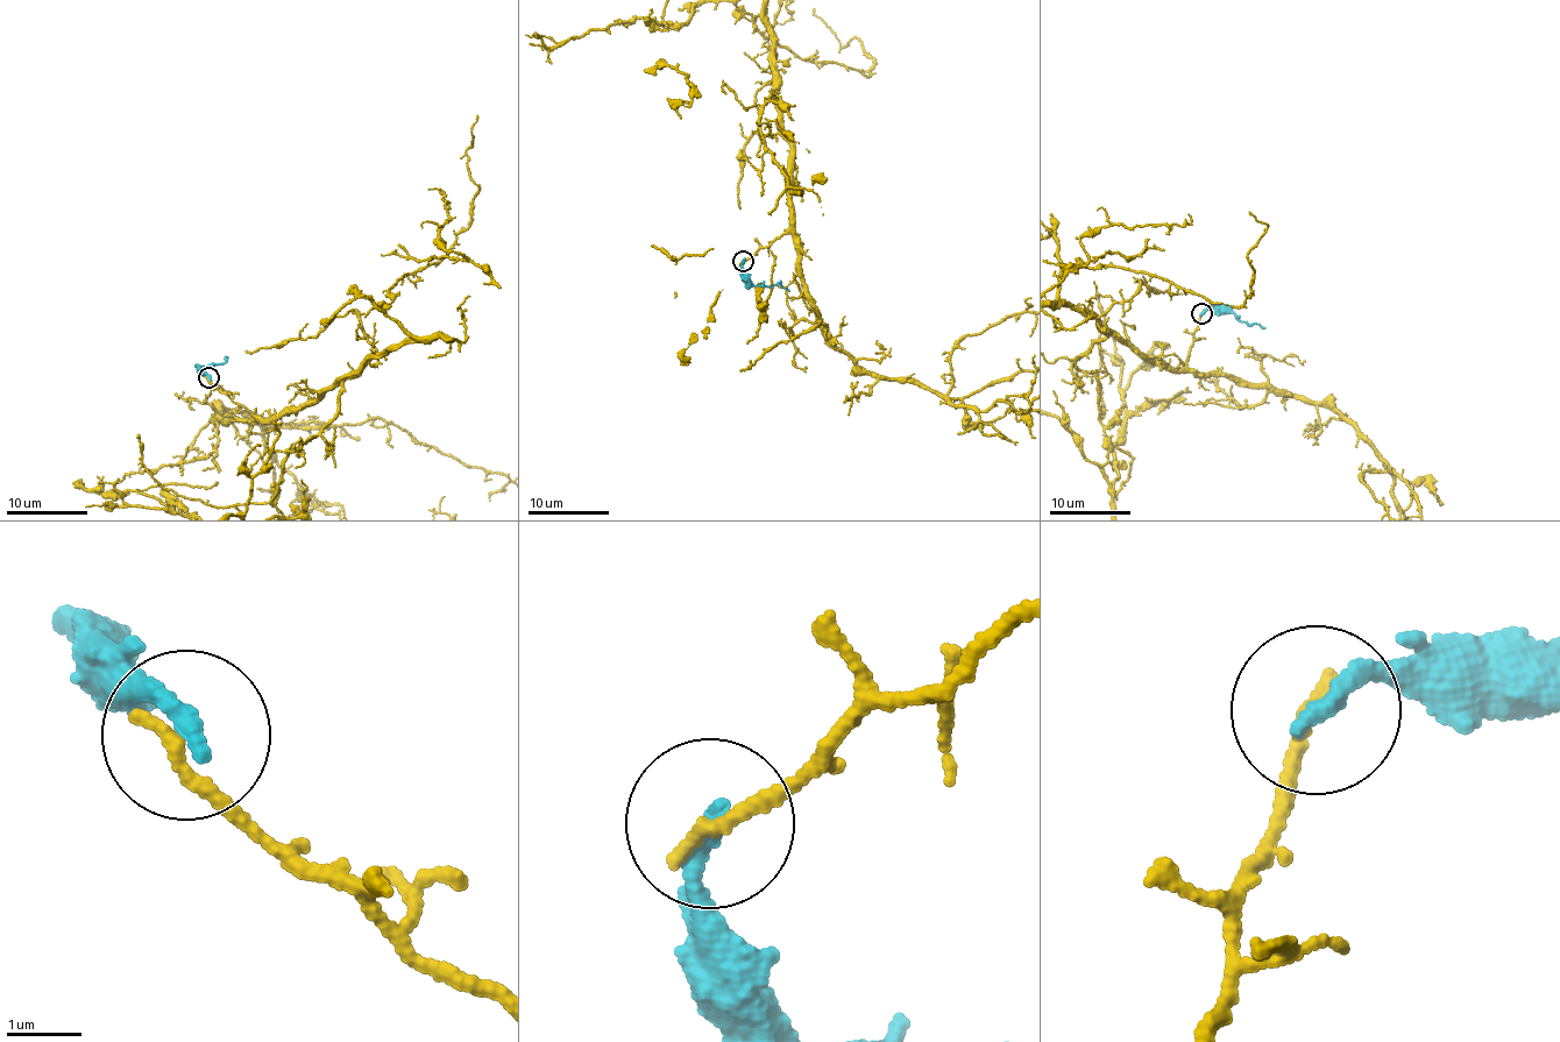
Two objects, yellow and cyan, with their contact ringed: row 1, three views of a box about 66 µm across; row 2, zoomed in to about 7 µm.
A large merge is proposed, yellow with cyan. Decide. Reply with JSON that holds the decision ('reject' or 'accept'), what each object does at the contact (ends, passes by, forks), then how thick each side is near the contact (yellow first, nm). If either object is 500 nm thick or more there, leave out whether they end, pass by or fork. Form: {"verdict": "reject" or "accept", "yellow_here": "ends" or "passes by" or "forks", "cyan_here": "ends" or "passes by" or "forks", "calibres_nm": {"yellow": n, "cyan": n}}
{"verdict": "reject", "yellow_here": "ends", "cyan_here": "ends", "calibres_nm": {"yellow": 220, "cyan": 280}}

